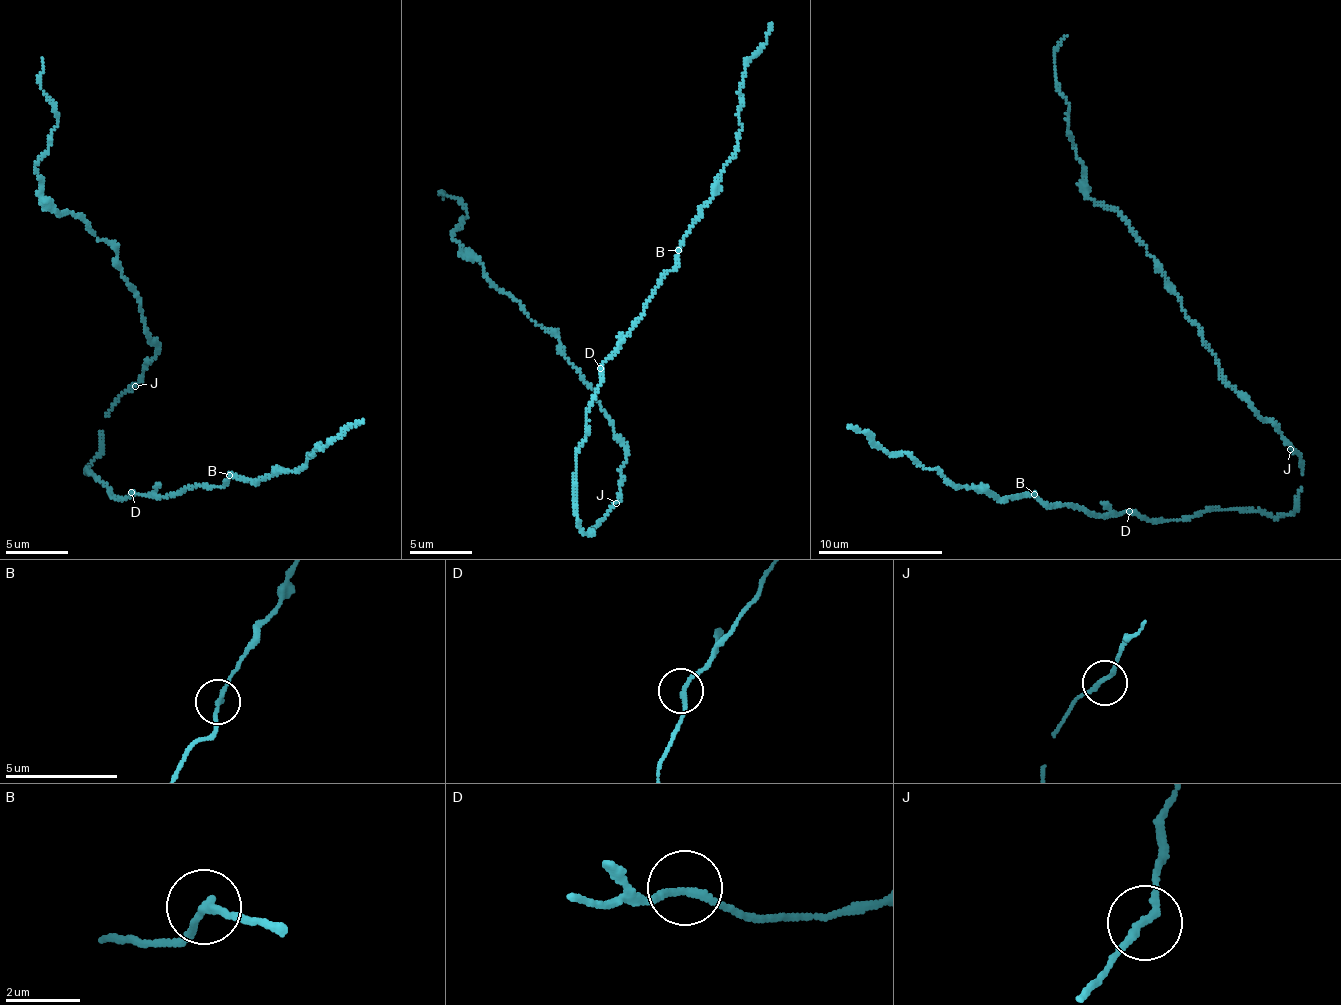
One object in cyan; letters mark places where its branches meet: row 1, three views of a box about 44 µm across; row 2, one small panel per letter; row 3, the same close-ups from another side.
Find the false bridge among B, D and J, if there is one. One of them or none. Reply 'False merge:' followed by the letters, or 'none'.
False merge: none

